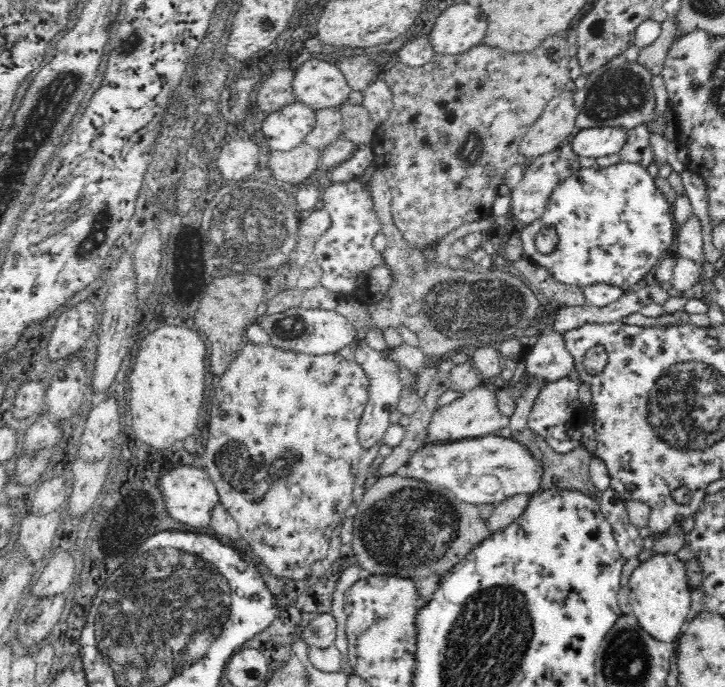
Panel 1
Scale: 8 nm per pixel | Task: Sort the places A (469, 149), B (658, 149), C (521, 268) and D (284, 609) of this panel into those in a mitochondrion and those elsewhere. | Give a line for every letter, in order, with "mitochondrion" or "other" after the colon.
A: mitochondrion
B: other
C: mitochondrion
D: other

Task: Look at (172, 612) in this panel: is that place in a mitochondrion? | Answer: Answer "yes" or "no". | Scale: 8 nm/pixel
yes

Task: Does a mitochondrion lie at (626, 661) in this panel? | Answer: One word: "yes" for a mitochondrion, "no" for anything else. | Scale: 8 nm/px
yes

